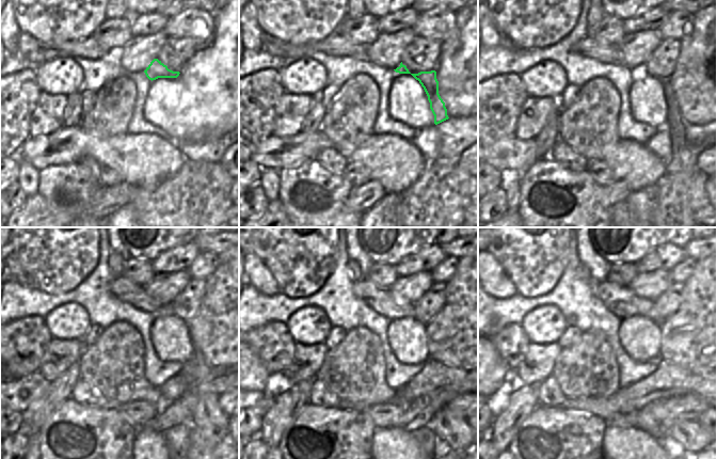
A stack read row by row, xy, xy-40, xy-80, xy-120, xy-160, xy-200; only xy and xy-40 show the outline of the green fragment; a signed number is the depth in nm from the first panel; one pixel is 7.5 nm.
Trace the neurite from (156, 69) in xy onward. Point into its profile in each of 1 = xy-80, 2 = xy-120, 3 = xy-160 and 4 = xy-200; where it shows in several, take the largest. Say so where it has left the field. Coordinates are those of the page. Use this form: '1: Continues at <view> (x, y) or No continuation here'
1: Continues at xy-80 (683, 161)
2: Continues at xy-120 (208, 416)
3: Continues at xy-160 (455, 431)
4: Continues at xy-200 (692, 438)

